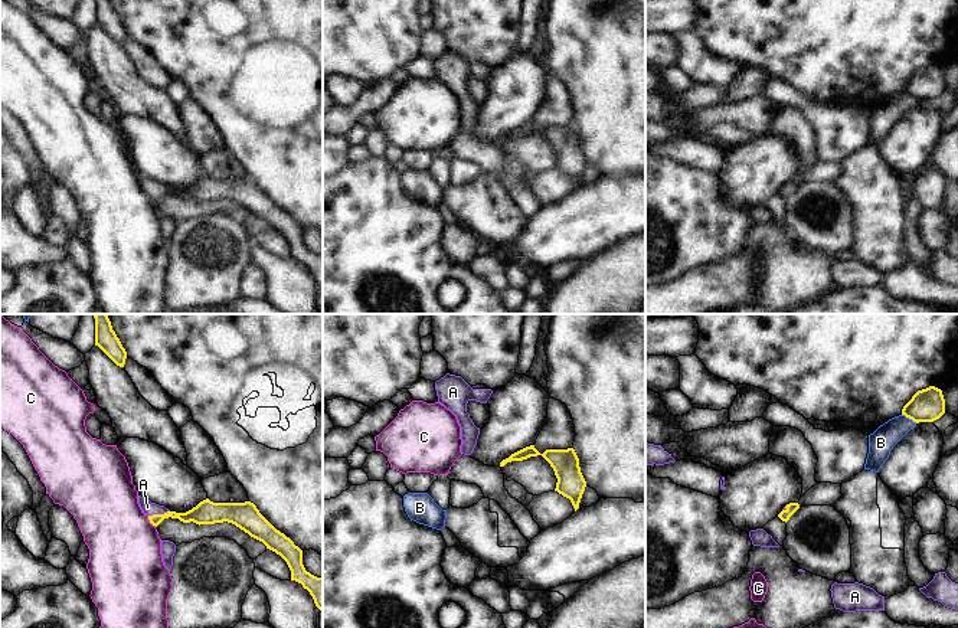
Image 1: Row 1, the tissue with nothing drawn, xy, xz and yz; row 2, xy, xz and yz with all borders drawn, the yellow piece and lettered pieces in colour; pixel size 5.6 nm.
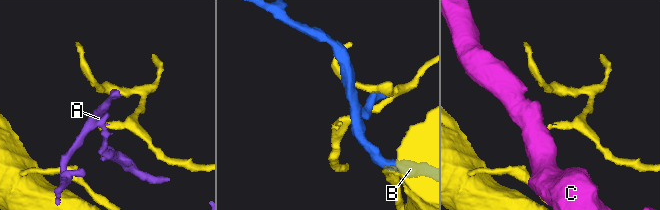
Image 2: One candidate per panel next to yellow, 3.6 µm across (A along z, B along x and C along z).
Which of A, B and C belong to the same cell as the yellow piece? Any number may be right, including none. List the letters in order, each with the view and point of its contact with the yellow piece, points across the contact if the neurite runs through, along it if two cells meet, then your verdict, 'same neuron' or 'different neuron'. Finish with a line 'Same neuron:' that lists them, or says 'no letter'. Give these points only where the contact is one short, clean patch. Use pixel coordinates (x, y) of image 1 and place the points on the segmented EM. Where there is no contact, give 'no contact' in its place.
A: contact xy (159, 514); way xy (203, 513), (190, 516), (159, 514), (147, 507); same neuron
B: contact yz (909, 418); border yz (902, 414), (916, 422); different neuron
C: contact xy (150, 522); different neuron
Same neuron: A

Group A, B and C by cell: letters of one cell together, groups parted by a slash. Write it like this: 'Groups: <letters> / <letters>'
Groups: A / B / C.

